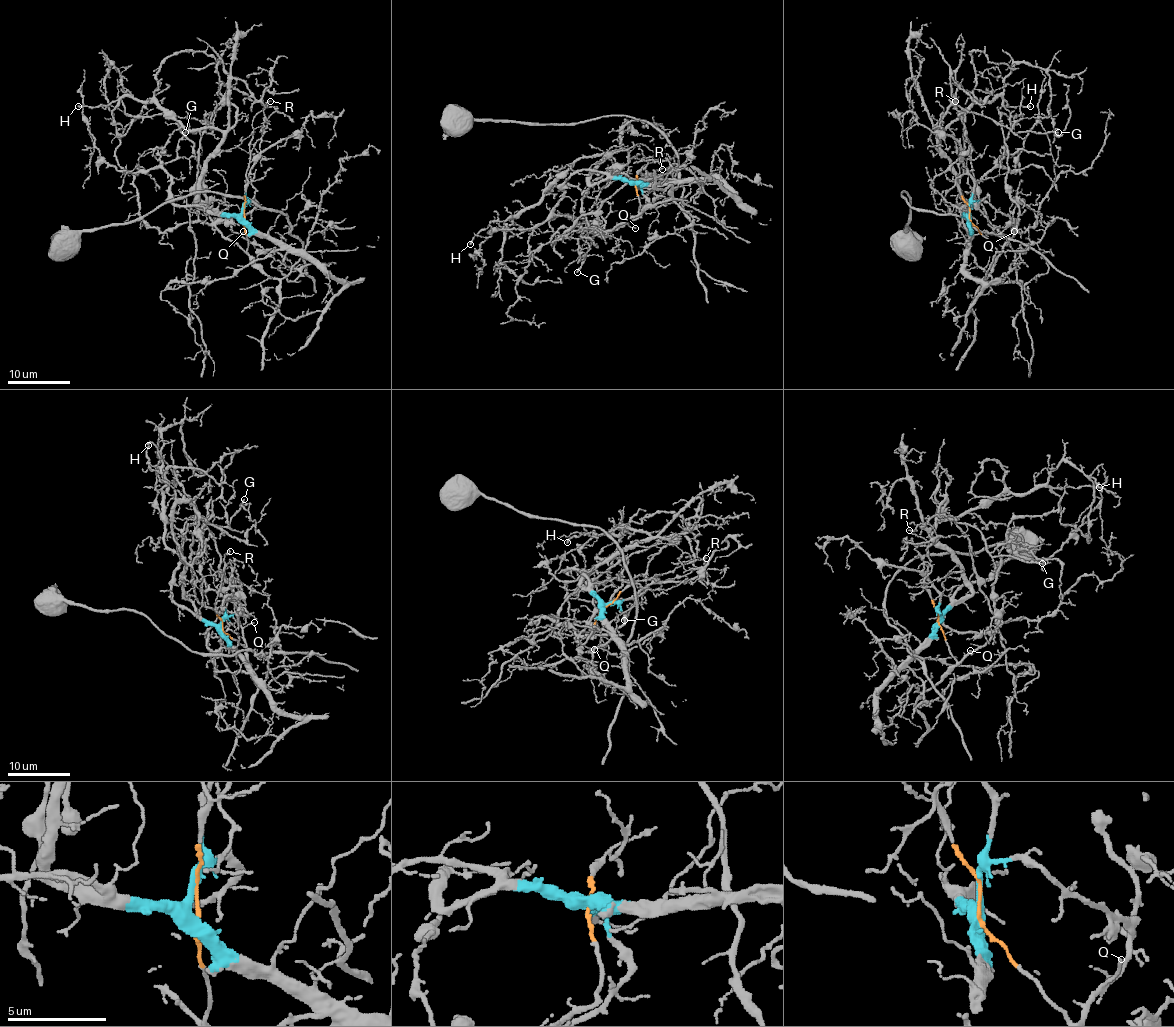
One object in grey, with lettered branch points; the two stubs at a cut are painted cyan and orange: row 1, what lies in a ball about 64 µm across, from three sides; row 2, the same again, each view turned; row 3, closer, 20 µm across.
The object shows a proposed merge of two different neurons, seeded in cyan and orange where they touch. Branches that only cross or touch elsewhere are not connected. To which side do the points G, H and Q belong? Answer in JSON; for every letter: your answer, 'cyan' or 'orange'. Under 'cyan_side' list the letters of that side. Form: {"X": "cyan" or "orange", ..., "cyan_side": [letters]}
{"G": "cyan", "H": "cyan", "Q": "orange", "cyan_side": ["G", "H"]}

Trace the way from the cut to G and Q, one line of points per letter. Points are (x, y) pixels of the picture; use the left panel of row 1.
G: (242, 215), (211, 215), (197, 202), (202, 173), (236, 109), (224, 104), (208, 113), (213, 129), (185, 132)
Q: (244, 215), (245, 252), (235, 240), (244, 232)

